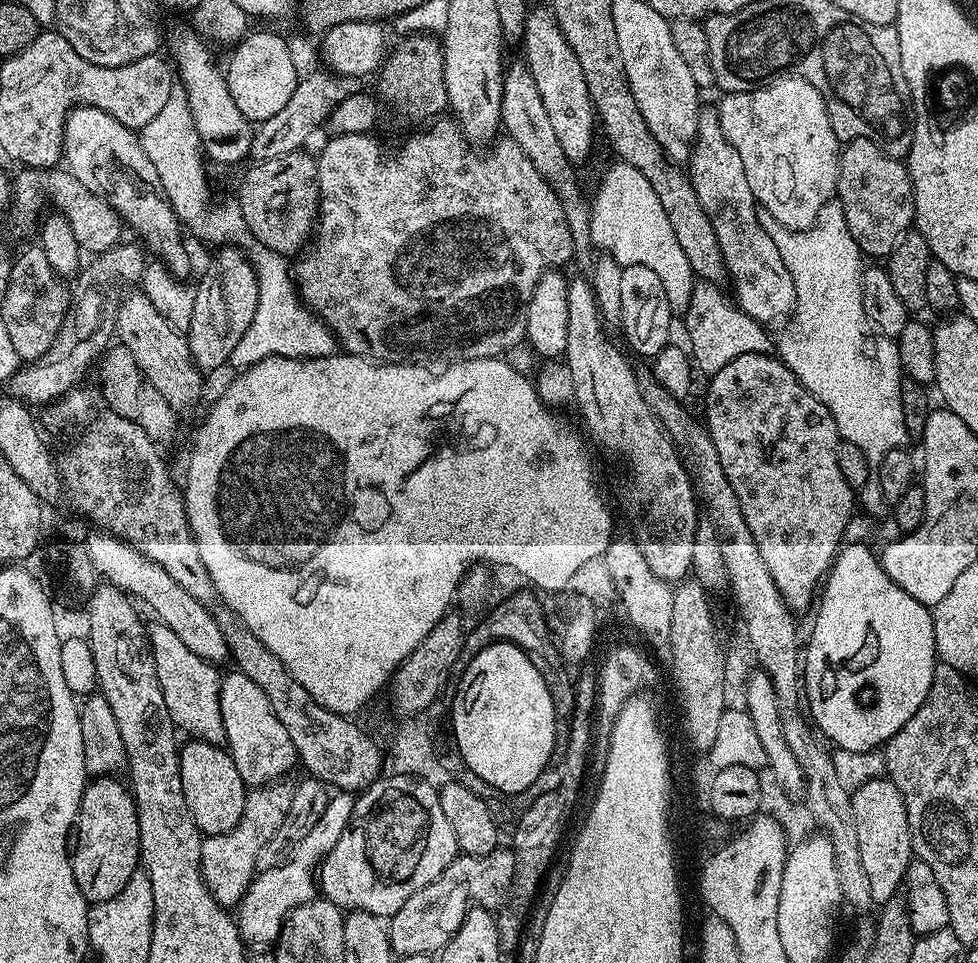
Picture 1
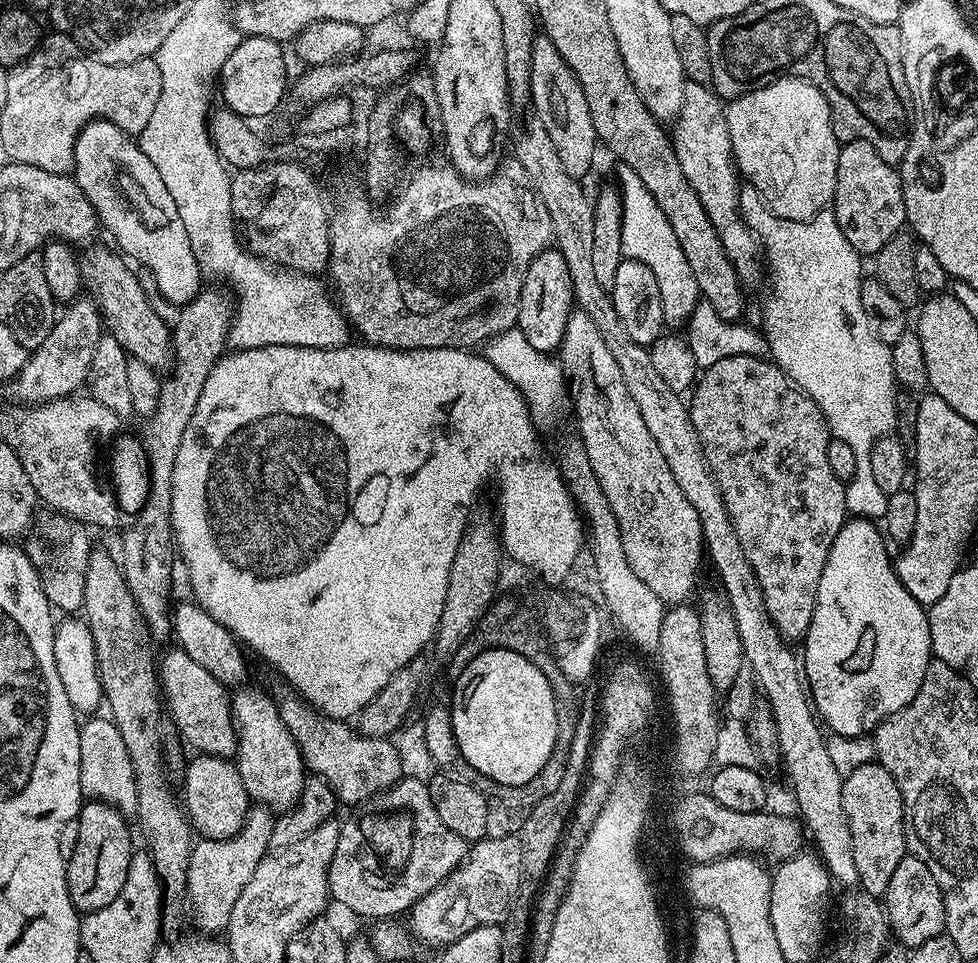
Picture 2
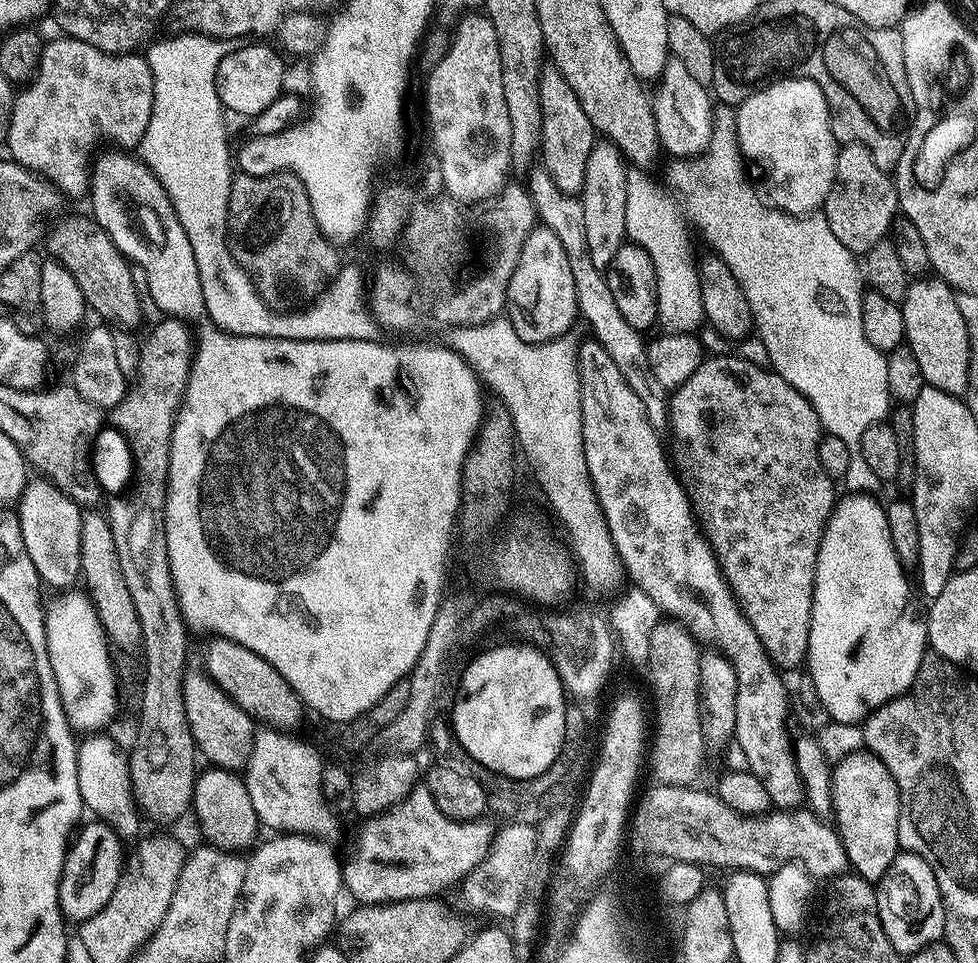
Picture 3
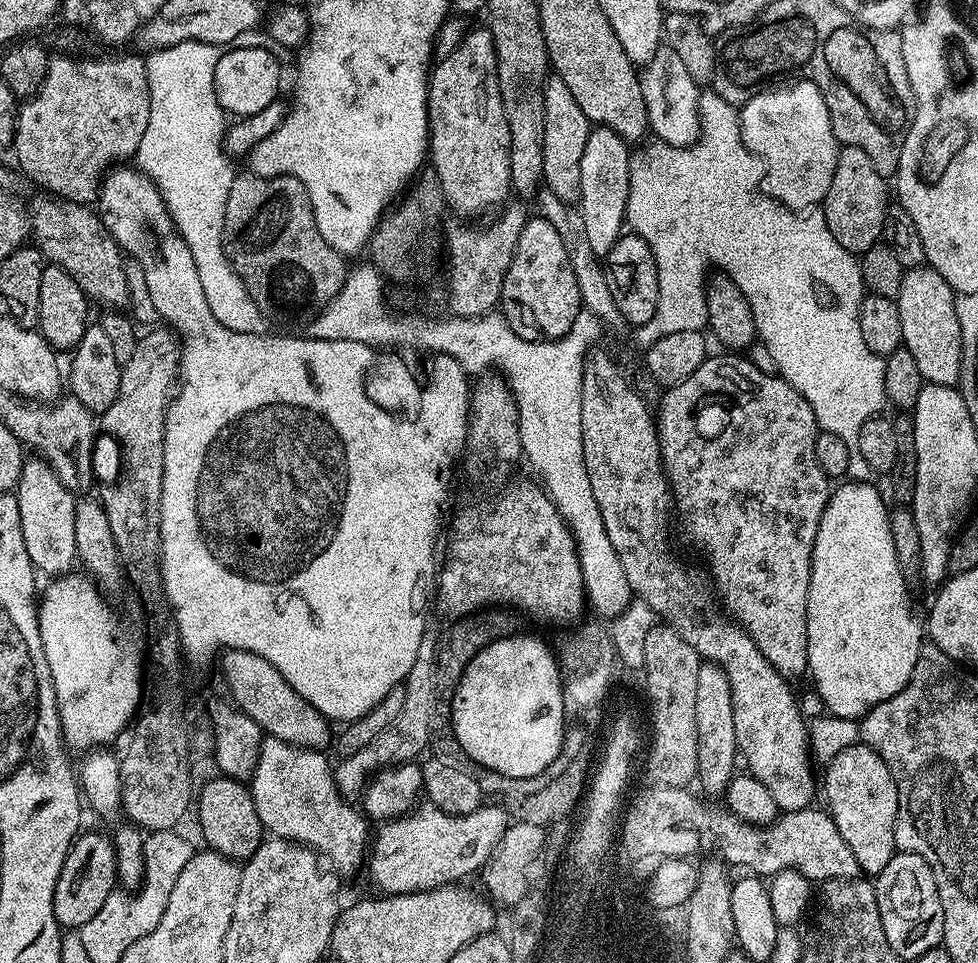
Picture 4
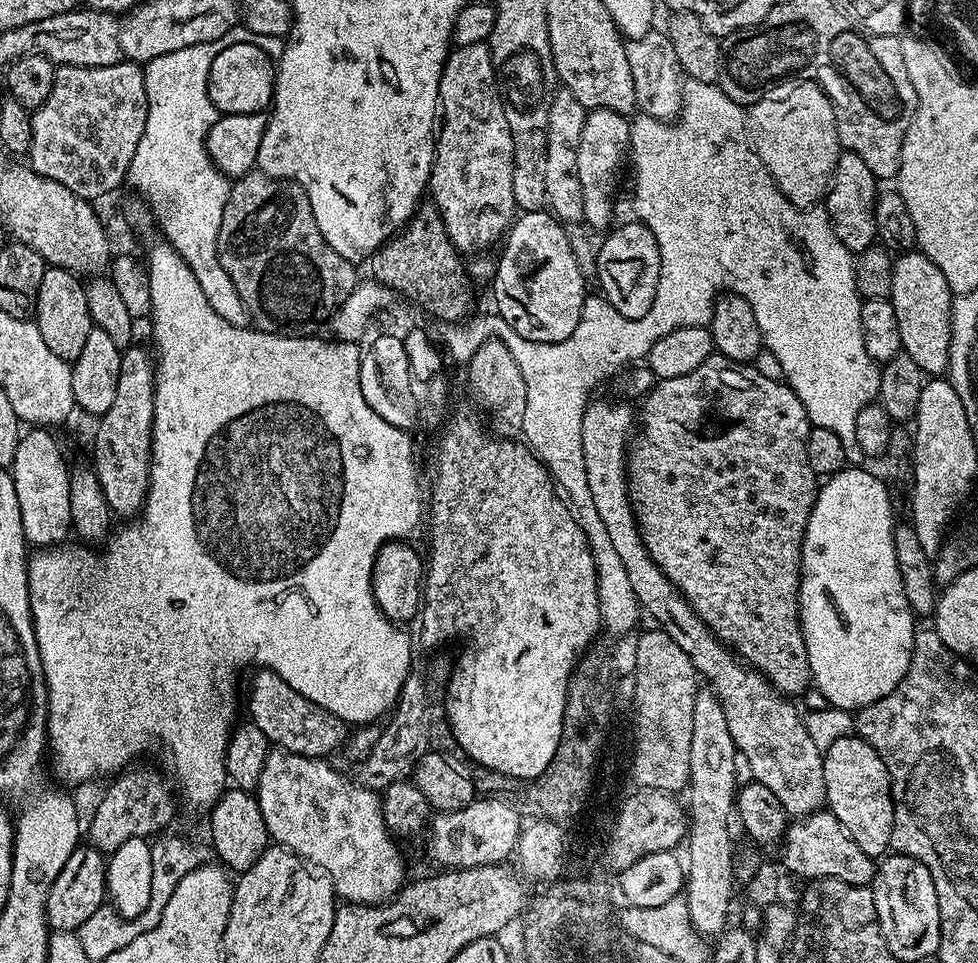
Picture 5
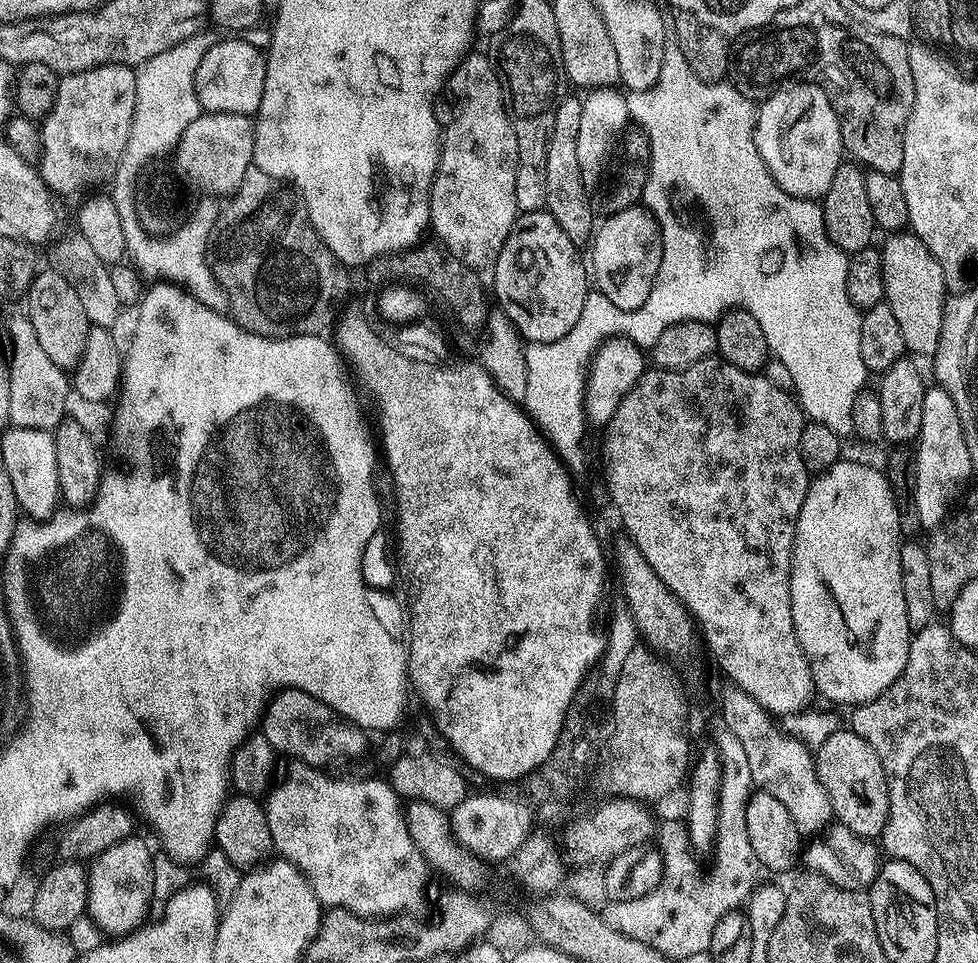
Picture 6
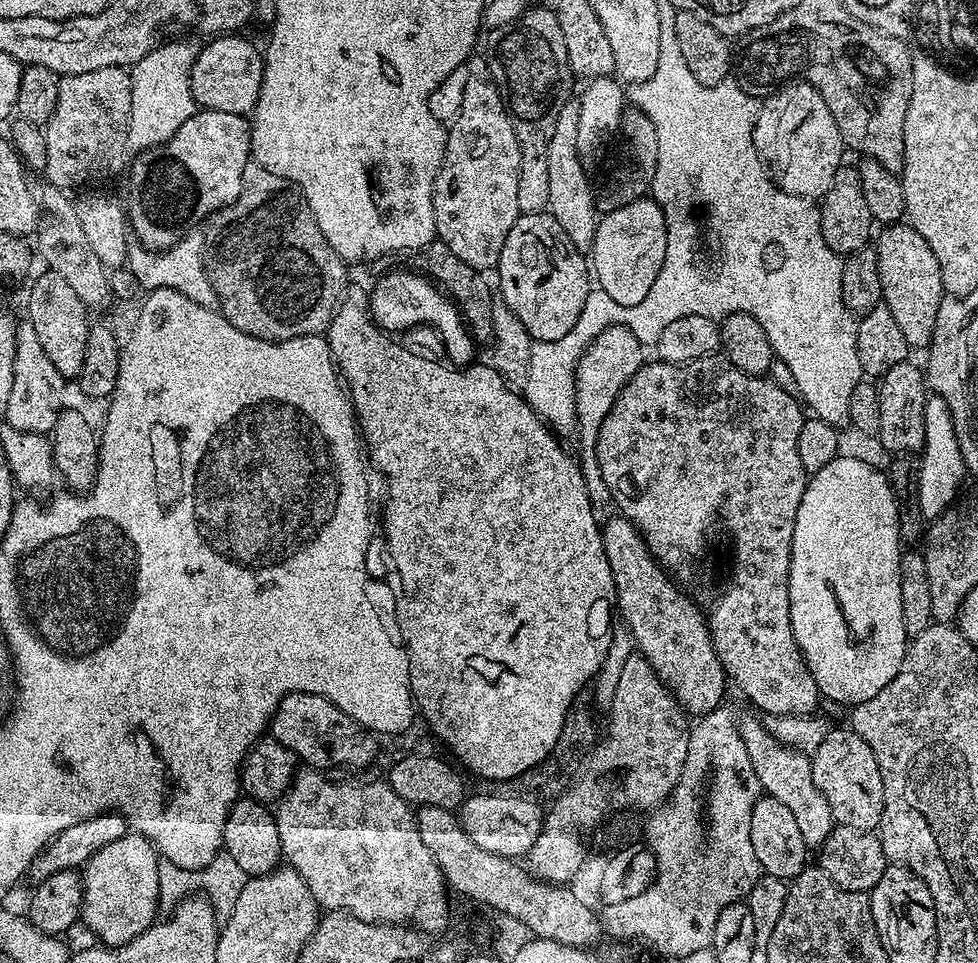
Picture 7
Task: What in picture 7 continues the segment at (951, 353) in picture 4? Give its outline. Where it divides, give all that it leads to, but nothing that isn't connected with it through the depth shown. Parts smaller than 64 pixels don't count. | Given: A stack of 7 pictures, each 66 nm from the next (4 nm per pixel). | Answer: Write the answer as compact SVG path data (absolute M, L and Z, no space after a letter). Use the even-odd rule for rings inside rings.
M907 222L891 223L881 227L875 237L874 247L878 254L878 278L882 278L883 304L890 310L890 314L894 314L894 322L898 322L898 327L902 329L909 349L927 349L934 334L934 321L938 318L938 306L946 295L942 282L942 270L938 266L938 258L934 258L934 250L930 250L926 238L922 238L922 234L918 234L918 230L914 230Z

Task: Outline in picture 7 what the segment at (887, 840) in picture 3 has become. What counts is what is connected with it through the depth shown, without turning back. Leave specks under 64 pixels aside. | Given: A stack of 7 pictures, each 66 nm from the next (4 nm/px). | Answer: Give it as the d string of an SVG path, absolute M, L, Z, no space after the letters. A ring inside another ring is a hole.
M848 726L833 727L826 734L822 746L811 753L810 759L814 786L818 786L826 802L830 802L830 810L837 824L865 830L879 829L884 809L882 774L878 770L878 758L874 758L874 750L870 750L866 742L862 742L860 735Z

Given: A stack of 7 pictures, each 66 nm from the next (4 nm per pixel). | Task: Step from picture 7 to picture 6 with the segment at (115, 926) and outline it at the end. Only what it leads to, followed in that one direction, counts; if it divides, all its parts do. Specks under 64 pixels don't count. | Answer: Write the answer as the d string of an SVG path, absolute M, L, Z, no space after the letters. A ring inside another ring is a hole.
M133 834L127 840L110 846L102 855L95 857L90 864L88 911L87 915L99 925L103 933L113 932L113 937L119 938L127 933L136 931L149 919L150 905L152 902L152 858L153 849L148 849L144 840L139 840L139 835Z

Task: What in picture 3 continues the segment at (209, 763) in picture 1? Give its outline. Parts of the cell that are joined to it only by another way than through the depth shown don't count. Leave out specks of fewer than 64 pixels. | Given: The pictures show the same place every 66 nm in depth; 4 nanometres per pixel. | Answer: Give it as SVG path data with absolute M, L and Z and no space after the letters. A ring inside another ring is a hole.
M208 766L197 775L194 786L194 798L192 808L196 820L200 823L200 832L205 836L207 843L214 848L225 848L228 851L244 850L244 847L256 836L256 831L261 831L262 825L258 814L254 810L254 802L250 802L250 790L246 790L243 775L227 768Z

